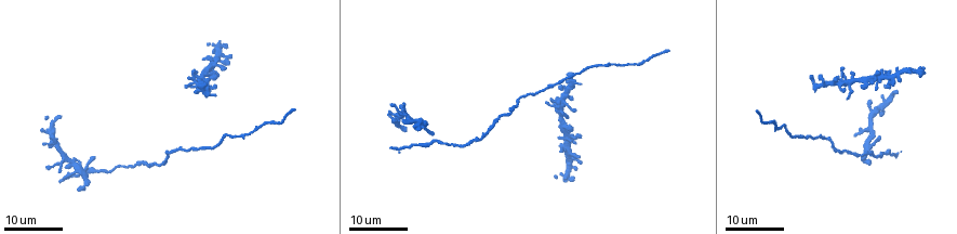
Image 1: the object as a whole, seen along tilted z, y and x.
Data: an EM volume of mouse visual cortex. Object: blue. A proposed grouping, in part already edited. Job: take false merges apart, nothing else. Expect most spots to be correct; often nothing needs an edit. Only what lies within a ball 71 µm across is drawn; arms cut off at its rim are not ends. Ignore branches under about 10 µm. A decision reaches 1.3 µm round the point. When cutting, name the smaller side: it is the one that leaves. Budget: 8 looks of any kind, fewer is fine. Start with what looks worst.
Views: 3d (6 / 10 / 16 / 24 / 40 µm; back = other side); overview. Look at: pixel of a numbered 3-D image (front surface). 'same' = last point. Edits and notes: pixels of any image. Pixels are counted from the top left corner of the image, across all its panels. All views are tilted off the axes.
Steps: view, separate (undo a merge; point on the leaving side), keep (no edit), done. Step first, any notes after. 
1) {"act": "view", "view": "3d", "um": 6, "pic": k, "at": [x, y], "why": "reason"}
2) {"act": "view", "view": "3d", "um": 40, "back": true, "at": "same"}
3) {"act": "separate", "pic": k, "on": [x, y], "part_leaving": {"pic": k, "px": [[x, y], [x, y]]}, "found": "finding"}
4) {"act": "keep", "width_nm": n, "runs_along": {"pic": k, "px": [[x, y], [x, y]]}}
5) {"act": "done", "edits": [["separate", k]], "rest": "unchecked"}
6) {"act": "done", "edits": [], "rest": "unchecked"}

{"act": "view", "view": "3d", "um": 24, "pic": 1, "at": [872, 147], "why": "thick turns thin"}

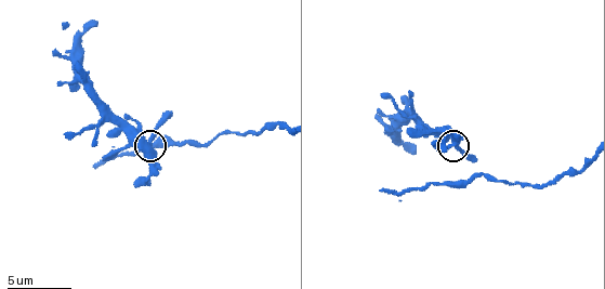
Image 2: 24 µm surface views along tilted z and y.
{"act": "view", "view": "3d", "um": 6, "at": "same"}

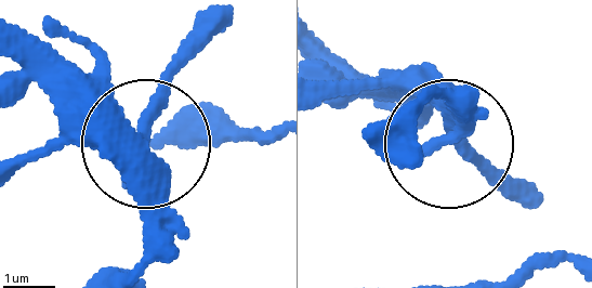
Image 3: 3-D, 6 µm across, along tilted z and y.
{"act": "keep", "found": "continuous, no second neuron"}

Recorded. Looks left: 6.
{"act": "view", "view": "3d", "um": 24, "pic": 1, "at": [537, 91]}

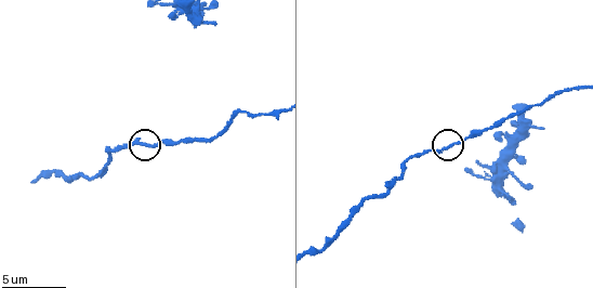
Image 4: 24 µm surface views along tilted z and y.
{"act": "view", "view": "3d", "um": 10, "pic": 4, "at": [146, 142]}

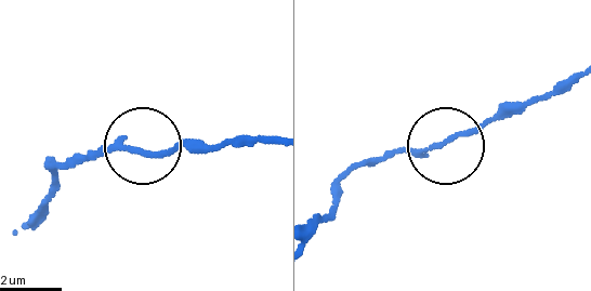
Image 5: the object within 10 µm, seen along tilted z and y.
{"act": "keep", "runs_along": {"pic": 5, "px": [[139, 149], [104, 147], [77, 158]]}, "found": "all the same neuron"}

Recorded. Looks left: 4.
{"act": "view", "view": "3d", "um": 10, "pic": 4, "at": [564, 89]}

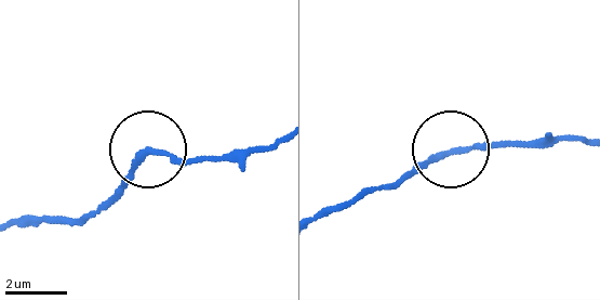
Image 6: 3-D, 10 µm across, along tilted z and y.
{"act": "view", "view": "3d", "um": 6, "pic": 6, "at": [448, 153]}

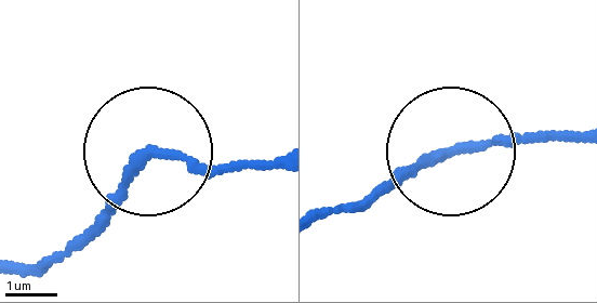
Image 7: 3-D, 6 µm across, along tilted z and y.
{"act": "keep", "width_nm": 170, "found": "all the same neuron"}

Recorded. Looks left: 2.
{"act": "view", "view": "3d", "um": 10, "pic": 4, "at": [538, 128], "why": "calibre changes"}

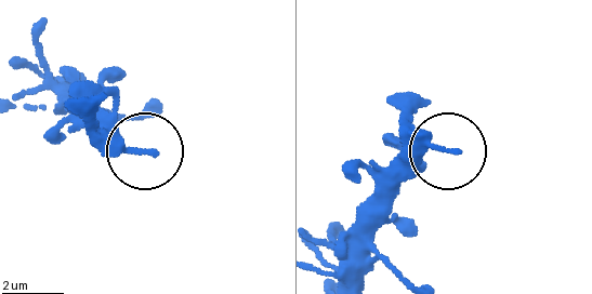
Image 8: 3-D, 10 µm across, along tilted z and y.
{"act": "keep", "found": "continuous, no second neuron"}

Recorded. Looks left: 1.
{"act": "done", "edits": [], "rest": "unchecked"}

